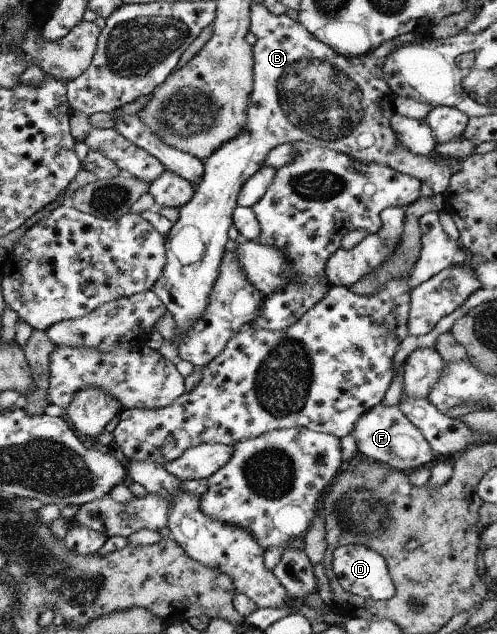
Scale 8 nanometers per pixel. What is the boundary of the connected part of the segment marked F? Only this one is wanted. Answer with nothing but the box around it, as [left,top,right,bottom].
[351,404,437,473]

